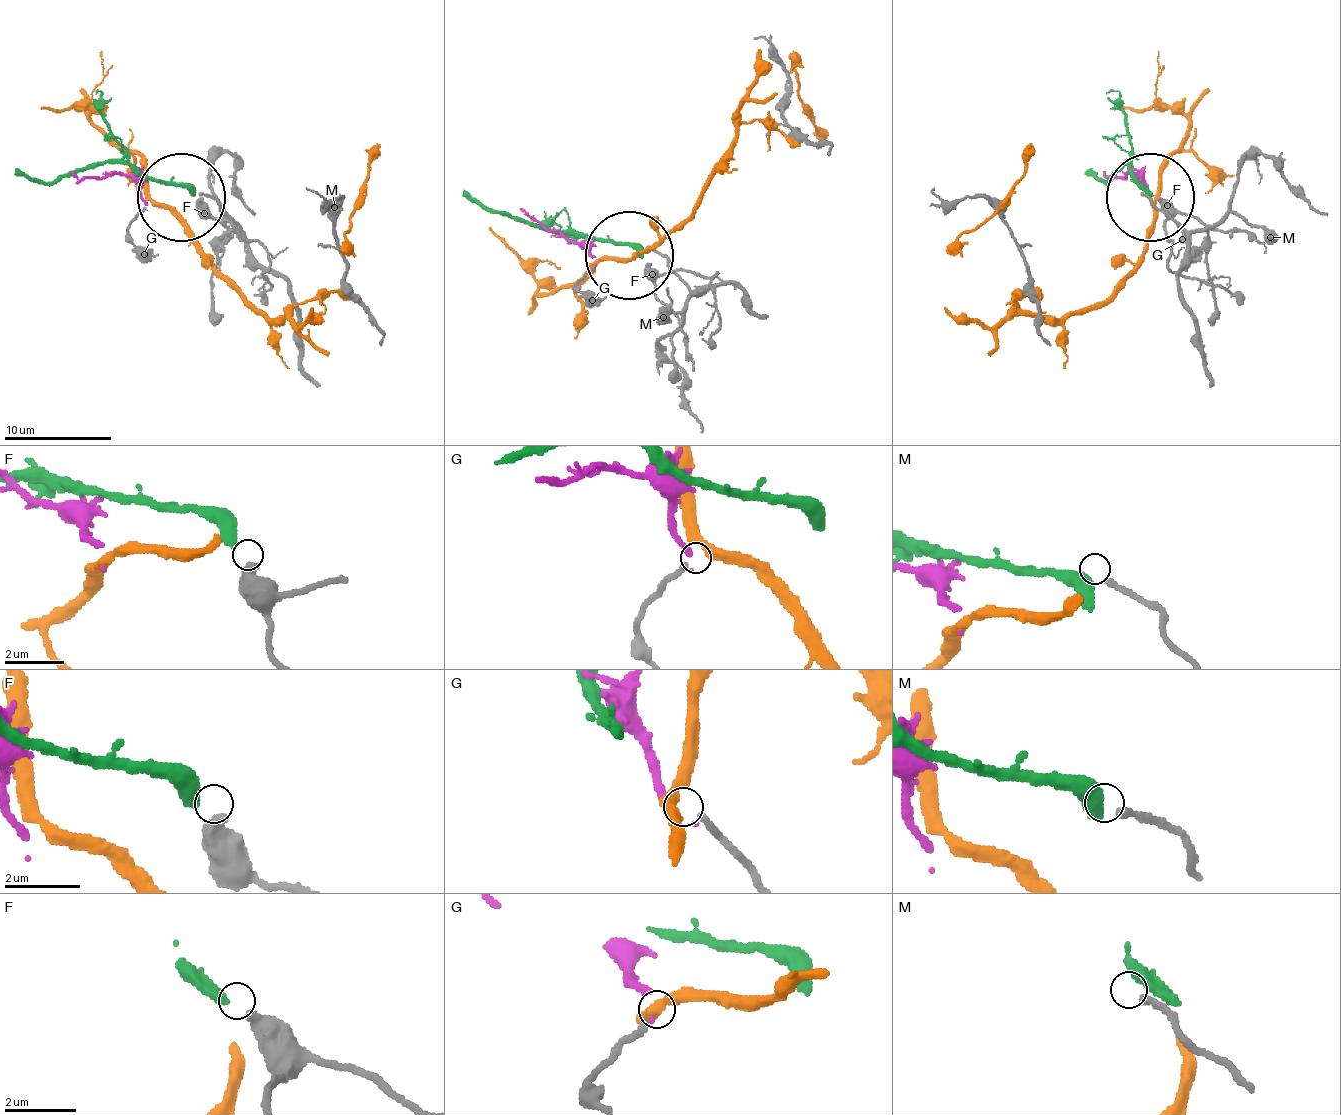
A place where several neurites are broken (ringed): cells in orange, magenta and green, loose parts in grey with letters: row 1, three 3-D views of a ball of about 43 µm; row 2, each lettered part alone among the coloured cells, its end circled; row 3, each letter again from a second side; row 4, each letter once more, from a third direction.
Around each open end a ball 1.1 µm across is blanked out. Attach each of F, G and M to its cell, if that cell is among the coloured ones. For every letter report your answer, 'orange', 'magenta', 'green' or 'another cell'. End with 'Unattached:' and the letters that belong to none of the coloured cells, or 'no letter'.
F: green
G: orange
M: another cell
Unattached: M

